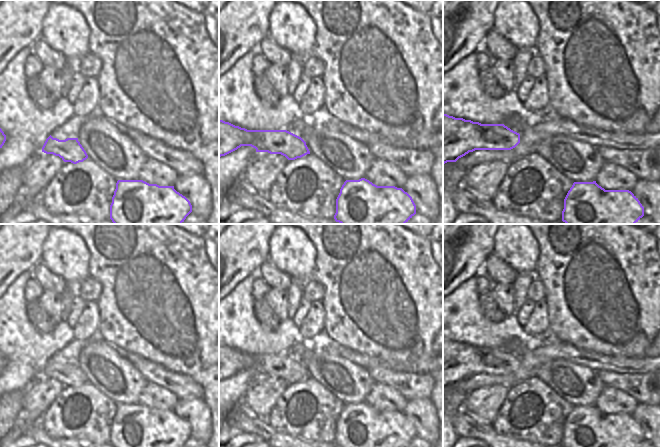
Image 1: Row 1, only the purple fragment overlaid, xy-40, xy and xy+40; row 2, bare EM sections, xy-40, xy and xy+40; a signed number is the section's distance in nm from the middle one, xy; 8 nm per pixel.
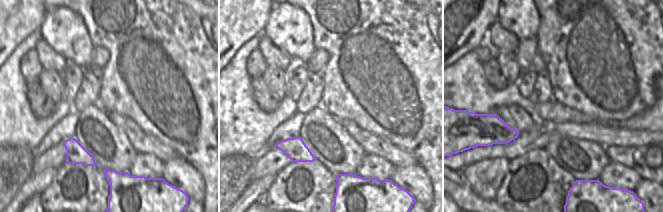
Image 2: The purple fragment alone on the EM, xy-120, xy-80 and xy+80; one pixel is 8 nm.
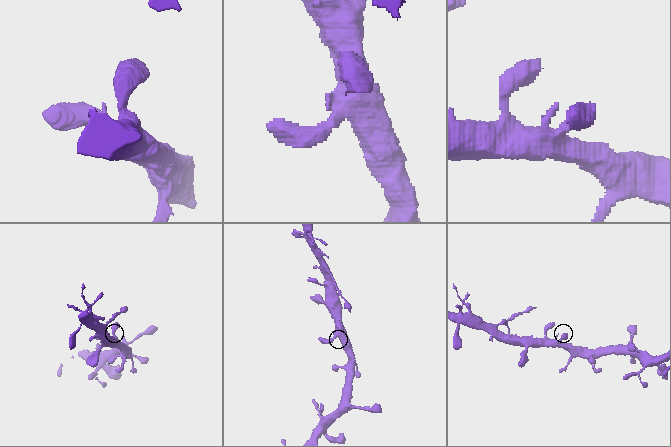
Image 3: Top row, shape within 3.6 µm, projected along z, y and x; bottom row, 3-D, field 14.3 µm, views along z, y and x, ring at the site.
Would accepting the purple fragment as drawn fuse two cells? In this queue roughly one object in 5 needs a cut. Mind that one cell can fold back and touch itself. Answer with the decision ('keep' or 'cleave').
keep

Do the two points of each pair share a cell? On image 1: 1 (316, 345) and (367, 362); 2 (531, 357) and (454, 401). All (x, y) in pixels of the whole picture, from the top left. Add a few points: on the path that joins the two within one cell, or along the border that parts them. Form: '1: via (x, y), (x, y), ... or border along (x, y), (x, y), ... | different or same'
1: via (329, 346), (354, 356) | same
2: border along (456, 385), (459, 389), (467, 392) | different

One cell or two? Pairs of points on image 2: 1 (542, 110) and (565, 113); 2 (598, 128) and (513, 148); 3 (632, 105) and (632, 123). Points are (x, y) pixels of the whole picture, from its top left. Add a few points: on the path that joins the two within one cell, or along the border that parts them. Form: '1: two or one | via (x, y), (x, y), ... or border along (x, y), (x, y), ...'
1: one | via (548, 111), (559, 113)
2: one | via (577, 130), (548, 130), (534, 139)
3: two | border along (652, 103), (646, 109), (622, 121), (610, 124)

